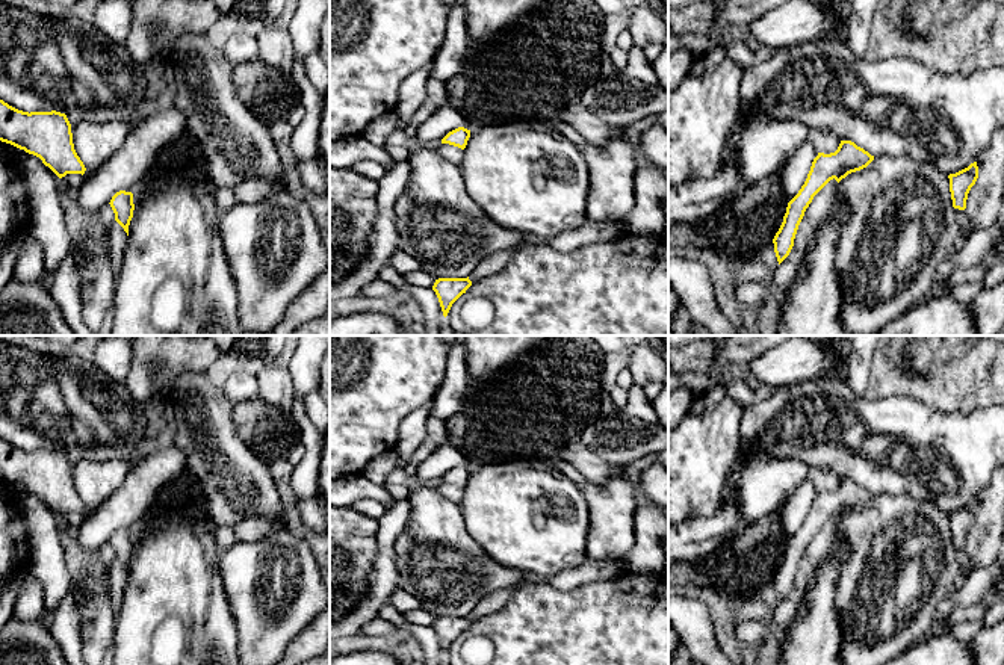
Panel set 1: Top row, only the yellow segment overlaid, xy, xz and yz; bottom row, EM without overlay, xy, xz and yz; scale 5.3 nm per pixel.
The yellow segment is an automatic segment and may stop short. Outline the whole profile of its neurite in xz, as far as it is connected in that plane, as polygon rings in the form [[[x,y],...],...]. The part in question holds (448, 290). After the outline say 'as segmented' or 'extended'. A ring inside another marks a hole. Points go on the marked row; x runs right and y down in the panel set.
[[[438,278],[435,280],[432,290],[435,292],[443,316],[446,317],[452,304],[472,286],[467,278]]]; as segmented

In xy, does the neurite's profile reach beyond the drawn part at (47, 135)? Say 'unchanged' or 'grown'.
unchanged

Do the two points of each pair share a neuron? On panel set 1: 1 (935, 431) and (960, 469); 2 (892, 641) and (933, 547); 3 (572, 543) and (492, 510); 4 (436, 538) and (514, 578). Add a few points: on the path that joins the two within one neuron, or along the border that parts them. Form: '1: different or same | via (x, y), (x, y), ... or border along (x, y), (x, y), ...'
1: same | via (935, 440), (951, 460)
2: same | via (909, 618), (933, 590), (933, 570)
3: same | via (552, 540), (529, 517), (511, 510)
4: same | via (455, 558), (472, 575), (495, 576)

